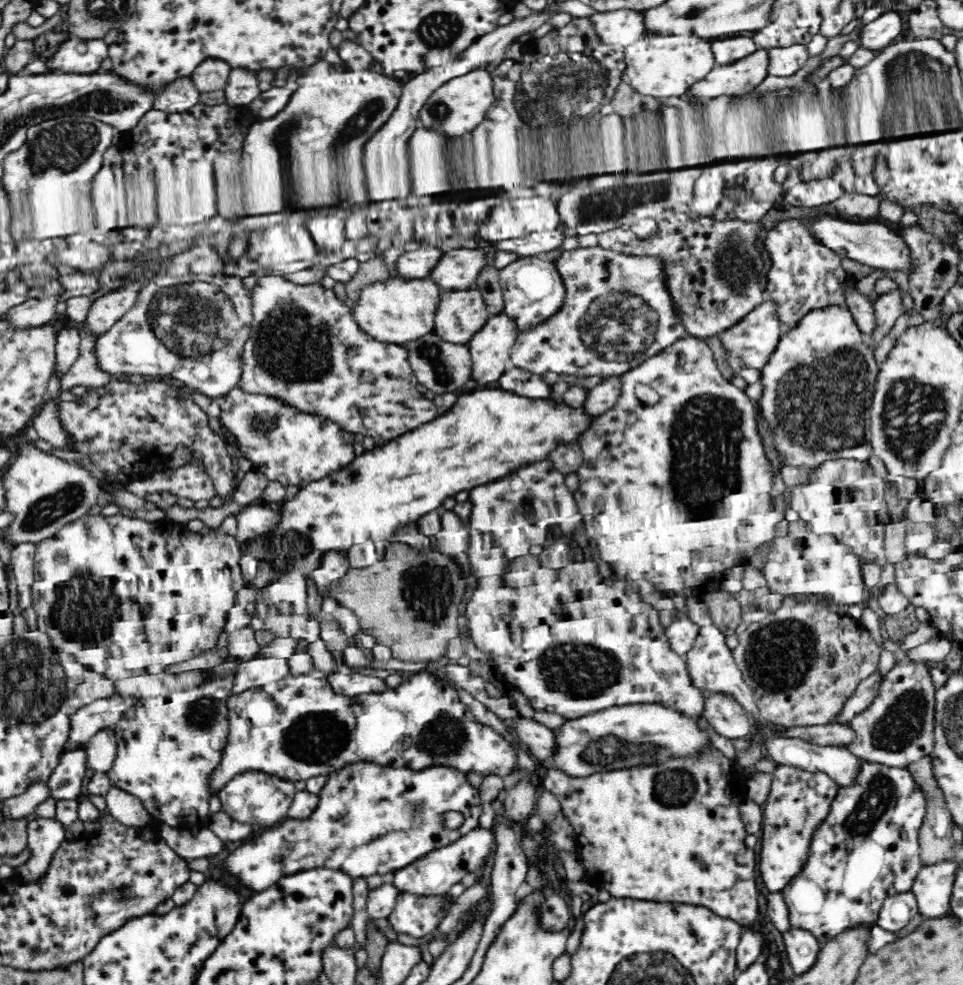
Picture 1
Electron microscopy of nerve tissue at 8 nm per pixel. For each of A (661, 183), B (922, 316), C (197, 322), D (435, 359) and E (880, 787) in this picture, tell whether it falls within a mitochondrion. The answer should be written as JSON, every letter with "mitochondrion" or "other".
{"A":"mitochondrion","B":"other","C":"mitochondrion","D":"mitochondrion","E":"mitochondrion"}

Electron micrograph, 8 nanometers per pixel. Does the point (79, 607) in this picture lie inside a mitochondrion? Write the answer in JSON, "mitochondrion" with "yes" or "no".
{"mitochondrion":"yes"}

